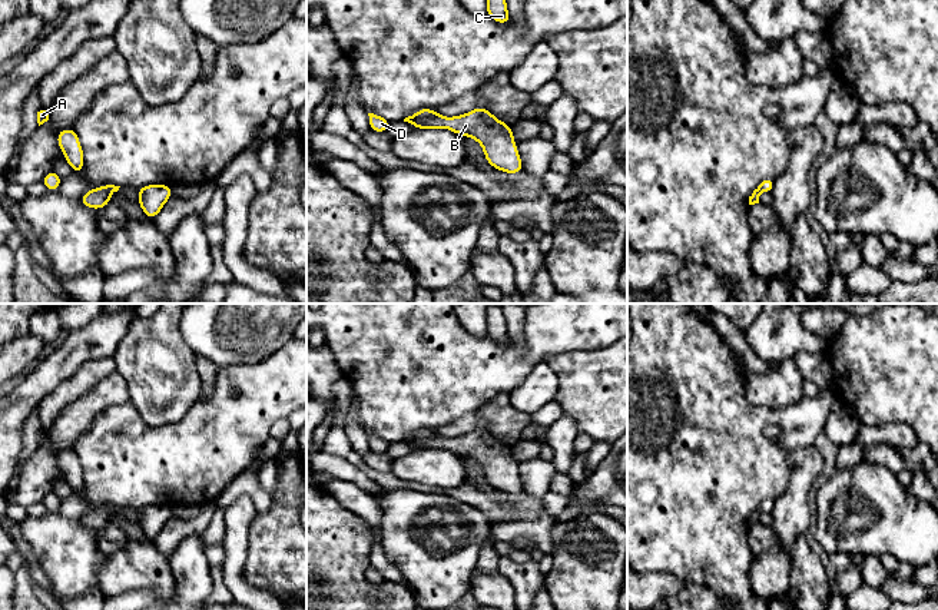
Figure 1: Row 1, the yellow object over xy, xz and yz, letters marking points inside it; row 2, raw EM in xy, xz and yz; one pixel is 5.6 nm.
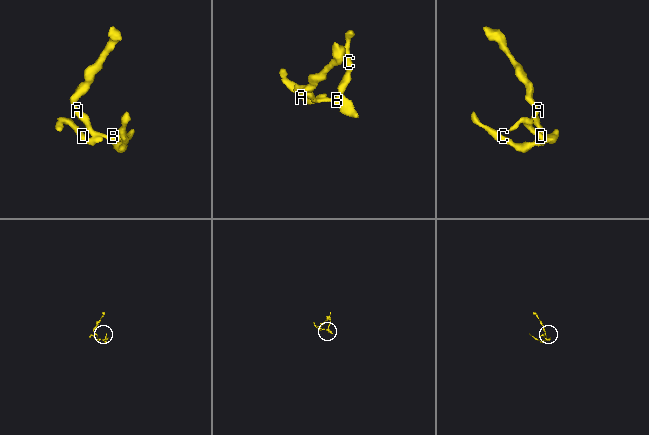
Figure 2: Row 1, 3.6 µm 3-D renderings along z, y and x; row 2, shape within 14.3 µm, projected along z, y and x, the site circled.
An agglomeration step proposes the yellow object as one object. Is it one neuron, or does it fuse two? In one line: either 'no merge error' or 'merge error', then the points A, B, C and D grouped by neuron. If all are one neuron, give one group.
merge error; A B C / D

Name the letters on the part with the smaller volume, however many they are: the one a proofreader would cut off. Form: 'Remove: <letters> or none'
Remove: D

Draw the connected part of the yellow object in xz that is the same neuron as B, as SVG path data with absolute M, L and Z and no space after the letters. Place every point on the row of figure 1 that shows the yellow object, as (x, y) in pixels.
M477 107L457 117L444 117L435 113L424 119L415 117L408 123L418 129L444 127L460 136L470 136L483 146L484 156L493 168L506 173L523 170L511 126L500 122L484 107Z

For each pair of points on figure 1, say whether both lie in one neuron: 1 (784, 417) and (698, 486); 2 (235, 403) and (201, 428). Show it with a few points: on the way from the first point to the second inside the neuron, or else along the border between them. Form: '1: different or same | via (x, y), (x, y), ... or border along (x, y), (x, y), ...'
1: same | via (762, 421), (719, 464)
2: same | via (226, 411), (209, 428)

